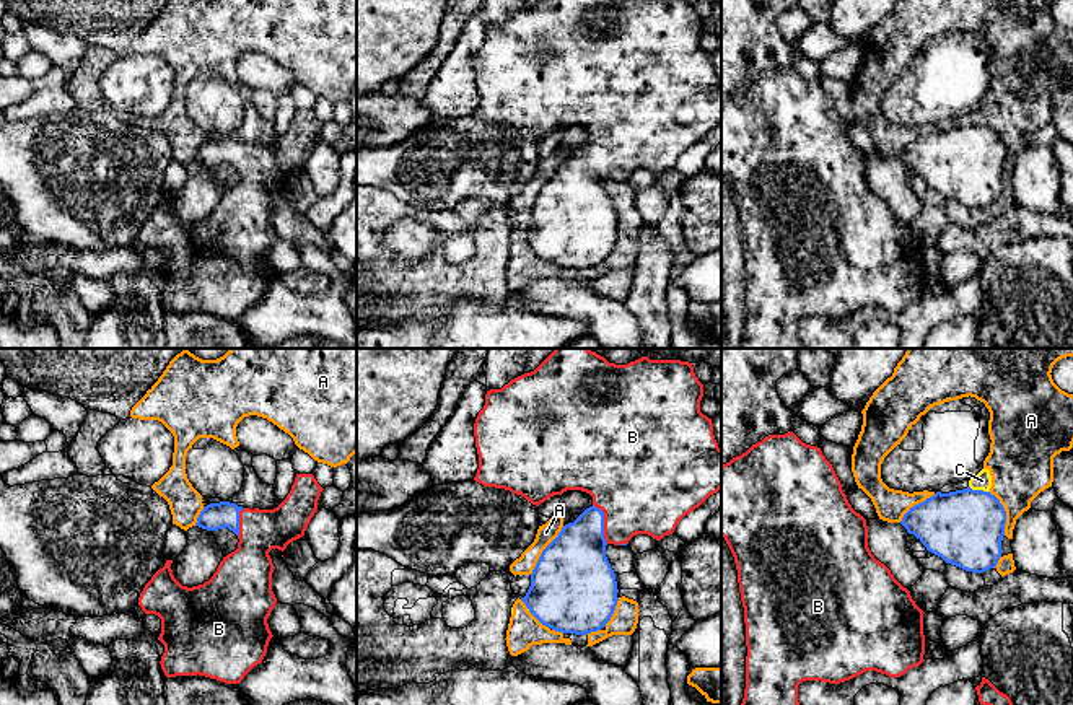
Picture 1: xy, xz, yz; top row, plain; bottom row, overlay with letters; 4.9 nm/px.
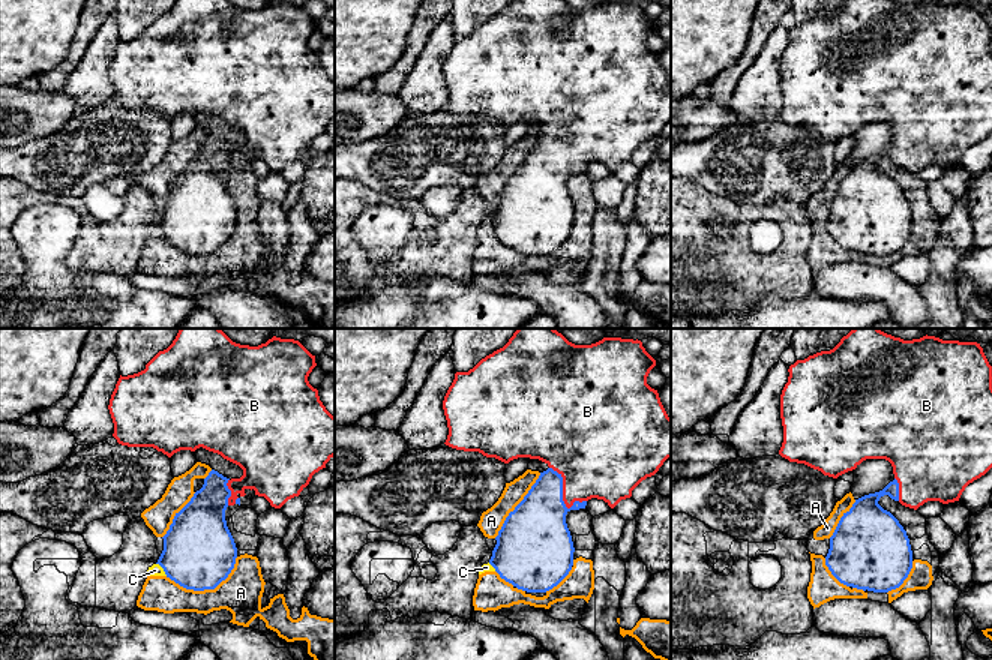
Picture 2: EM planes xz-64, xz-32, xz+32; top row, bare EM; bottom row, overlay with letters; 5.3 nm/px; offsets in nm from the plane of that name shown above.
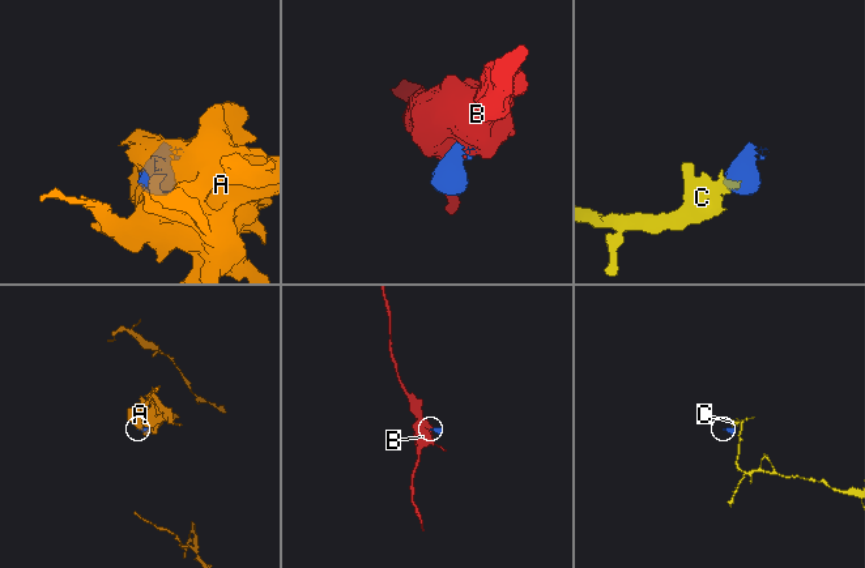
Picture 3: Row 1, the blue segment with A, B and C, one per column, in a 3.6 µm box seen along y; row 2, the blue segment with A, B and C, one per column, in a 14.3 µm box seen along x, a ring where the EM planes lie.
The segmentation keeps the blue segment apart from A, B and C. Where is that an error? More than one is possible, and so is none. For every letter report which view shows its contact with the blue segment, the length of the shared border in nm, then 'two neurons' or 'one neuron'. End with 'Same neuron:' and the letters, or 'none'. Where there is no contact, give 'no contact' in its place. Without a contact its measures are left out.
A: contact in xz; length 300 nm; two neurons
B: contact in xz; length 220 nm; one neuron
C: contact in yz; length 110 nm; two neurons
Same neuron: B

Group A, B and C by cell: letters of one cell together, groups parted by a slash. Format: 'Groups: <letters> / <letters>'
Groups: A C / B

